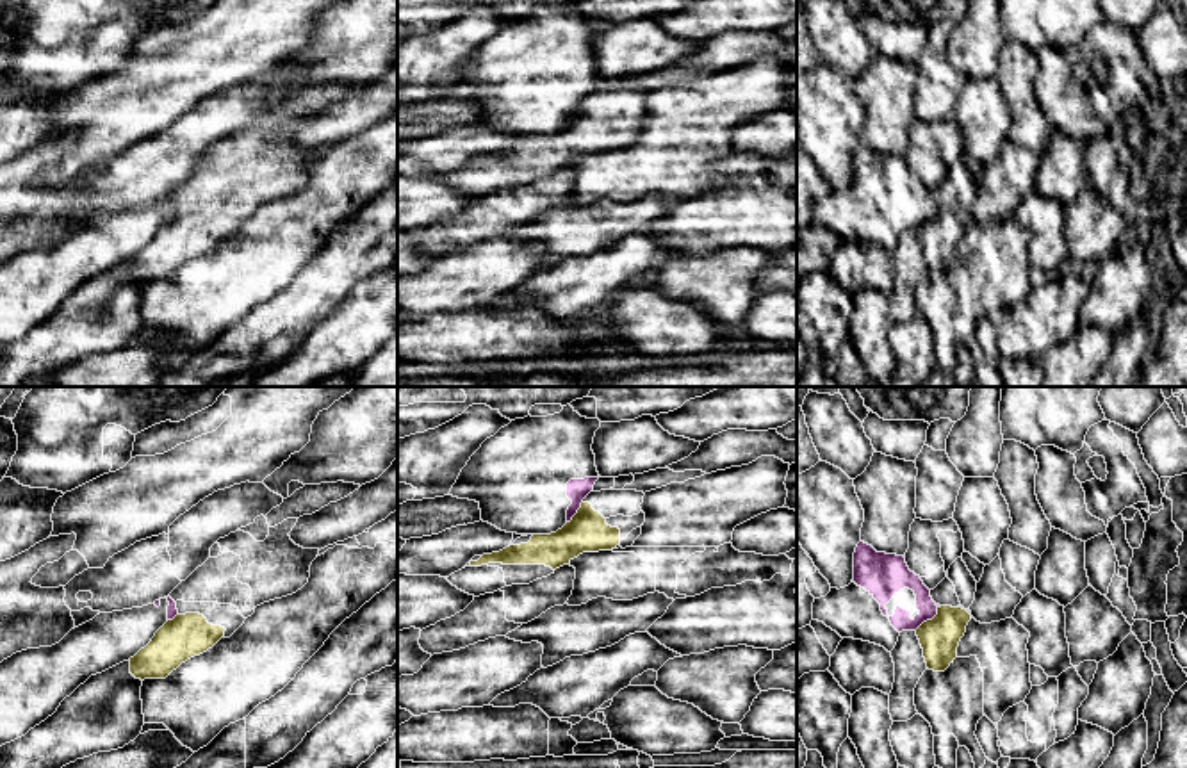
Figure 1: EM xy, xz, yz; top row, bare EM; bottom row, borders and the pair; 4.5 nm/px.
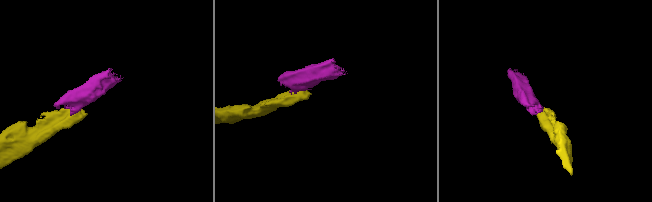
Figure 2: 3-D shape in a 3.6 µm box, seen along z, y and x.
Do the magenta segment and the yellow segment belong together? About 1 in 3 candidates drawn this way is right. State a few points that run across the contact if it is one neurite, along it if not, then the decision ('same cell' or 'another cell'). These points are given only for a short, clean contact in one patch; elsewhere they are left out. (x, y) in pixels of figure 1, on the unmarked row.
yz (938, 209), (931, 220), (915, 230) | another cell

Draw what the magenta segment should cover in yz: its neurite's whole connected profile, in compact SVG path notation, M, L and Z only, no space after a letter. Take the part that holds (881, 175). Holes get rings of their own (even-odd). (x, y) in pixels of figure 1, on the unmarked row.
M859 143L854 153L854 180L815 200L813 221L841 239L854 239L891 253L902 232L916 232L937 216L930 191L909 171L905 159L877 153Z

